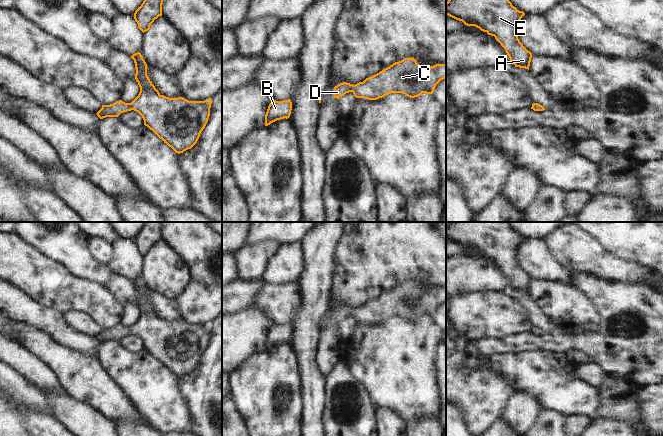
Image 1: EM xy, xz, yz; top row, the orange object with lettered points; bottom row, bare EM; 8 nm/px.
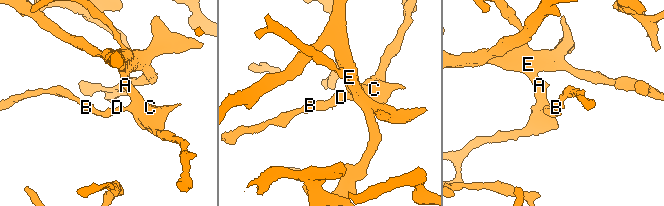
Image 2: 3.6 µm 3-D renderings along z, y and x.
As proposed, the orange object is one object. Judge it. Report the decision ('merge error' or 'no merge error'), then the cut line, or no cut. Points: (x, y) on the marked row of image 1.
no merge error; no cut

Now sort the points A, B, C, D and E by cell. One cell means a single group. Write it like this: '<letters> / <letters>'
A B C D E

